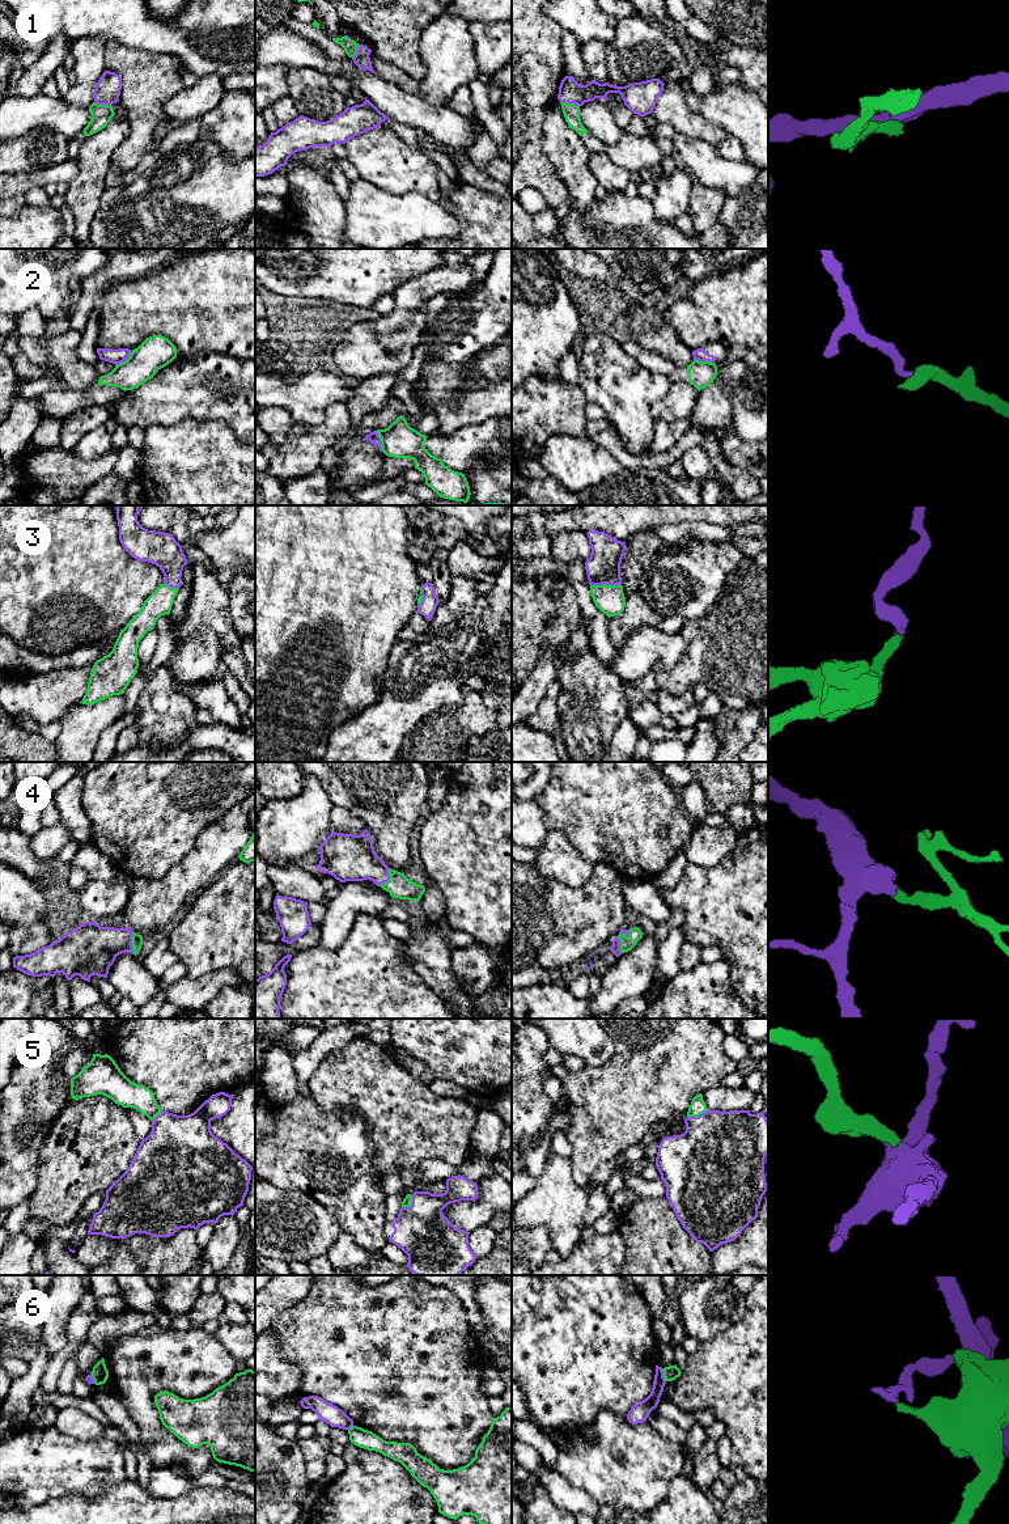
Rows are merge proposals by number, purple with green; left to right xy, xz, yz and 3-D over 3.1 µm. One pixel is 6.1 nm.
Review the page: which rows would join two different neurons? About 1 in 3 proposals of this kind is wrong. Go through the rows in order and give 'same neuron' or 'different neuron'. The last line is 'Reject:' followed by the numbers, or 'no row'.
1: different neuron
2: different neuron
3: same neuron
4: same neuron
5: same neuron
6: different neuron
Reject: 1, 2, 6

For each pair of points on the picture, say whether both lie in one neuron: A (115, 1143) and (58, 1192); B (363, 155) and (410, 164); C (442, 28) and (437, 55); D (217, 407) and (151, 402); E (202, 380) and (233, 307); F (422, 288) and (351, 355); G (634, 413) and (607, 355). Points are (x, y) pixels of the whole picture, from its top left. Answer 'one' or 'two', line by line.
A: one
B: one
C: one
D: one
E: two
F: one
G: one

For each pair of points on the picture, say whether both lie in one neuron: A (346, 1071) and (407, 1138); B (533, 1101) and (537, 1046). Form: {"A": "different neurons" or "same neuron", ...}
{"A": "same neuron", "B": "same neuron"}

